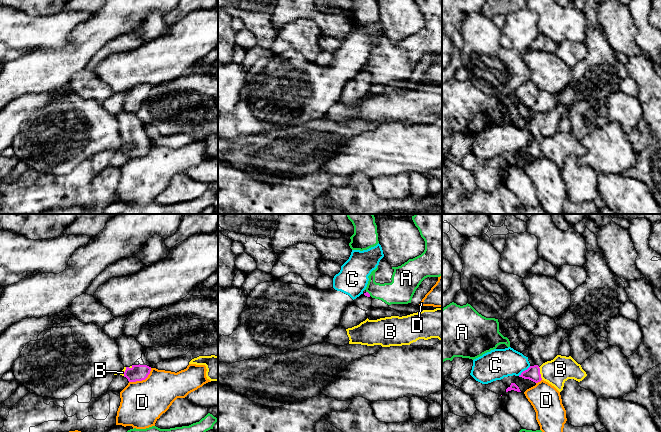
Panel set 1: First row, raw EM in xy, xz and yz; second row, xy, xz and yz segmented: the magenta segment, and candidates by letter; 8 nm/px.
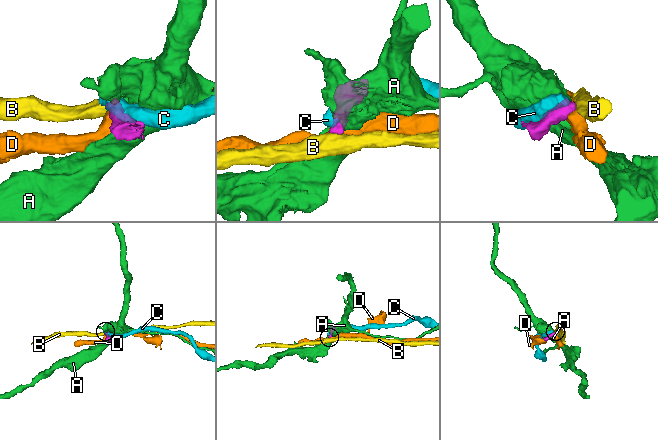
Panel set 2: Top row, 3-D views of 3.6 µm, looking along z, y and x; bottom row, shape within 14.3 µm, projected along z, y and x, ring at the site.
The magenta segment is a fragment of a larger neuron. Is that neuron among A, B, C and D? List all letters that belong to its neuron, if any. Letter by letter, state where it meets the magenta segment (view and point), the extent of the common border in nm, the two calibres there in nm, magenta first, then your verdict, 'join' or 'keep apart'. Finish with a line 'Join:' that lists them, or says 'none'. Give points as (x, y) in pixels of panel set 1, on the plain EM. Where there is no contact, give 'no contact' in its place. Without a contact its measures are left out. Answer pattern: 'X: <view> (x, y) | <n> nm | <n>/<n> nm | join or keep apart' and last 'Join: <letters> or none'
A: xz (368, 69) | 50 nm | 40/200 nm | keep apart
B: yz (539, 149) | 110 nm | 110/200 nm | keep apart
C: yz (525, 146) | 130 nm | 110/240 nm | keep apart
D: xy (142, 155) | 220 nm | 130/360 nm | keep apart
Join: none

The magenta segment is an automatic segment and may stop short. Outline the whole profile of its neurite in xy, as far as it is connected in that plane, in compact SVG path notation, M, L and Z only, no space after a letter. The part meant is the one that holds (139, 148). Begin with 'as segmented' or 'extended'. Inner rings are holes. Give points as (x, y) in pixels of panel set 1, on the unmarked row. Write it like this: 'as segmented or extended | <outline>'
extended | M120 111L115 115L119 122L120 136L126 144L124 153L129 158L145 156L150 150L151 143L147 141L136 141L135 138L142 134L144 123L132 112Z

